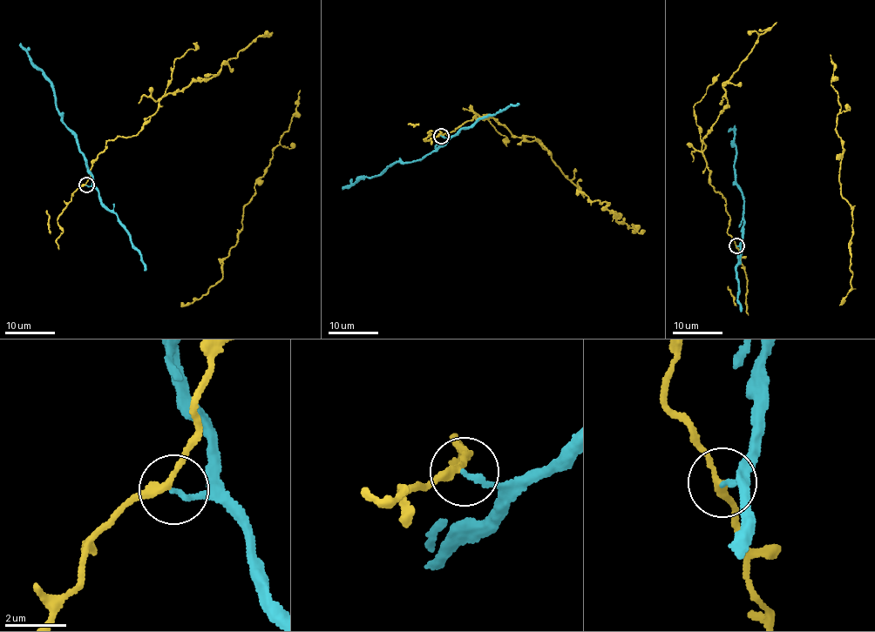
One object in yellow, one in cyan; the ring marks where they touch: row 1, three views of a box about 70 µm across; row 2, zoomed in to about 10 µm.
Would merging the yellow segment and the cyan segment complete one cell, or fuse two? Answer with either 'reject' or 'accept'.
reject

